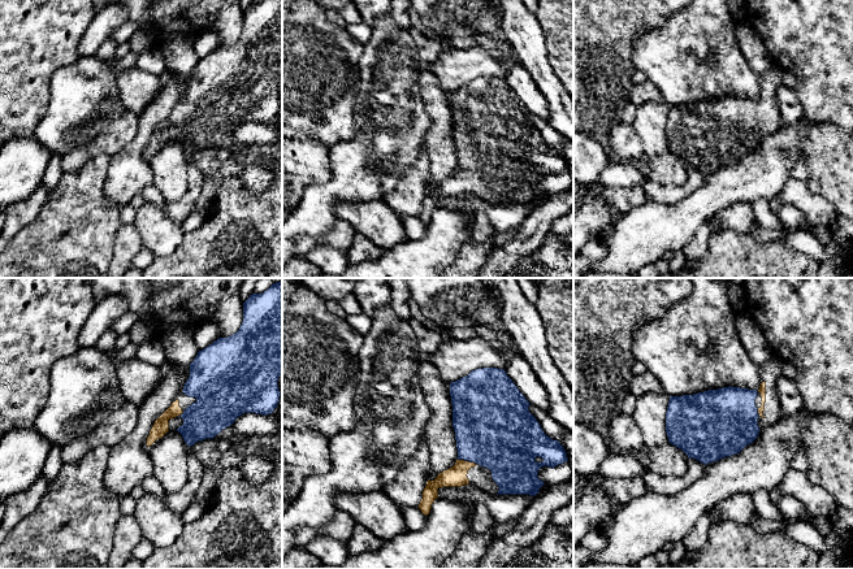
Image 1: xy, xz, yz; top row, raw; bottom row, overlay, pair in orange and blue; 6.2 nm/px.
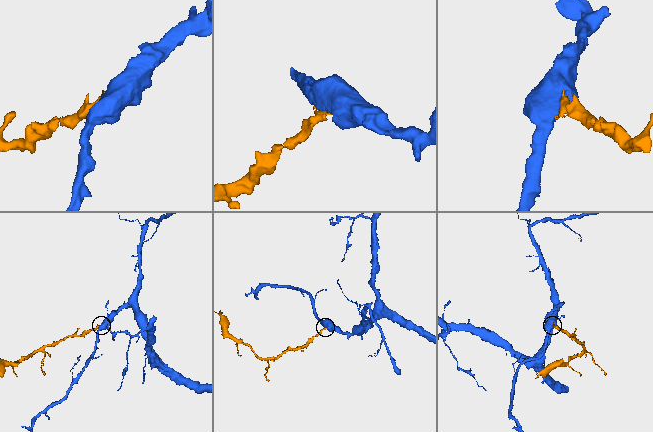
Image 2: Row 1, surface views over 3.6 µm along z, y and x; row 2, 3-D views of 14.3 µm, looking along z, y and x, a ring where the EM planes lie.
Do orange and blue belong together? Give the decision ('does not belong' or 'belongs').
belongs

